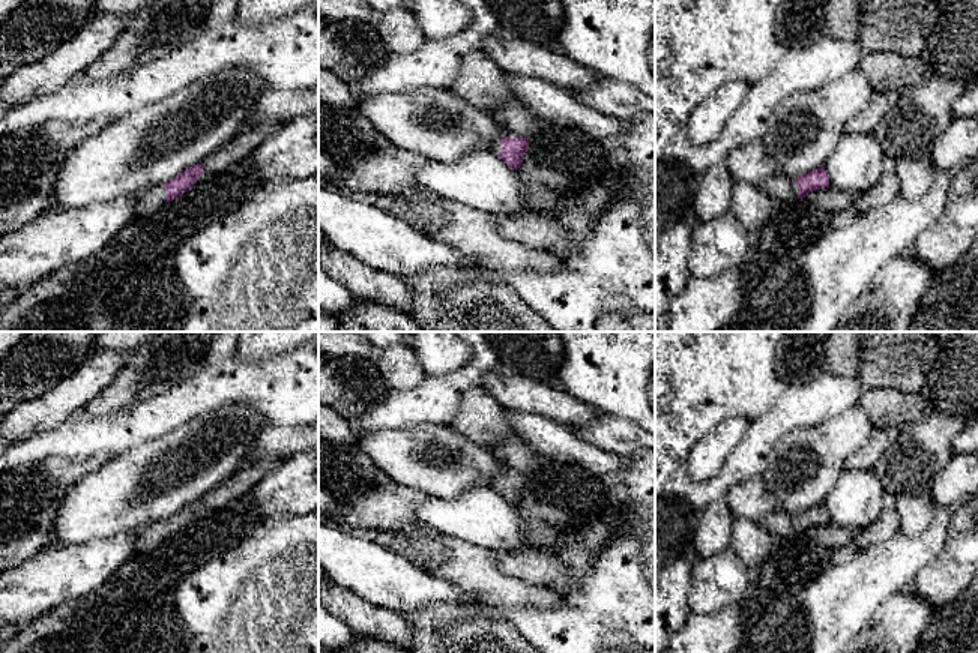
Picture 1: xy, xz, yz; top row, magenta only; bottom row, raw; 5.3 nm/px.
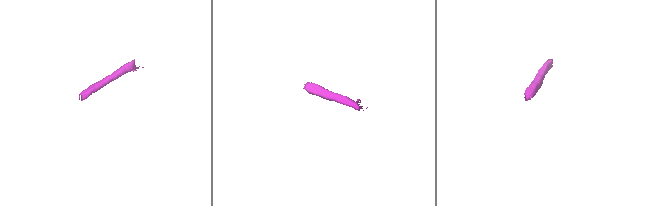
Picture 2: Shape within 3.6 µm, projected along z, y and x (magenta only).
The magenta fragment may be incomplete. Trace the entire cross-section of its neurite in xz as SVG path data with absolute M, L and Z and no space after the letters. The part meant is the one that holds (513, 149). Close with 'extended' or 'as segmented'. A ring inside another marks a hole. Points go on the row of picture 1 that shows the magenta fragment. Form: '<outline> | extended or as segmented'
M506 104L490 110L494 122L505 129L505 137L491 146L491 150L512 170L523 165L523 156L529 149L529 140L545 131L550 123L520 108Z | extended

